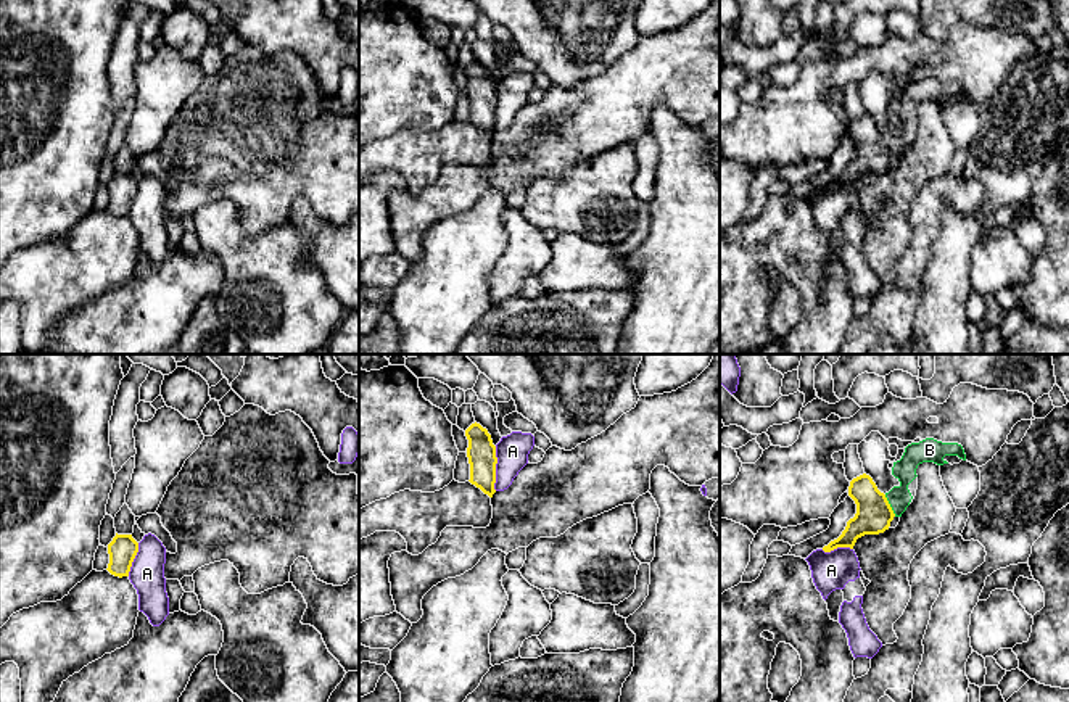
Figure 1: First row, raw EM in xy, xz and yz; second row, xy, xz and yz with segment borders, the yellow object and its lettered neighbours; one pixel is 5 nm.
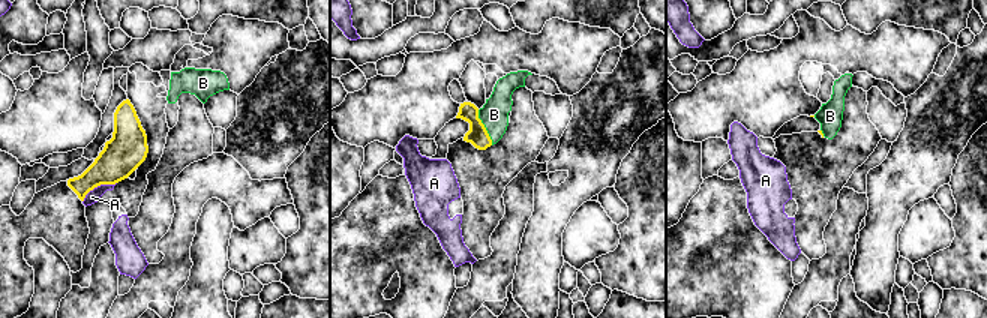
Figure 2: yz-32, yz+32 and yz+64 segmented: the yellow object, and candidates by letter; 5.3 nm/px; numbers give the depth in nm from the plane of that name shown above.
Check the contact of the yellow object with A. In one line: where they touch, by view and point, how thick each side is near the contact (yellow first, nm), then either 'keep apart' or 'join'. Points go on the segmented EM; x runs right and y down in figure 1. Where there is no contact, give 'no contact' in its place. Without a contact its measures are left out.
meets yellow in xz at (495, 469); 140 nm thick on the yellow side, 160 nm on the other; keep apart

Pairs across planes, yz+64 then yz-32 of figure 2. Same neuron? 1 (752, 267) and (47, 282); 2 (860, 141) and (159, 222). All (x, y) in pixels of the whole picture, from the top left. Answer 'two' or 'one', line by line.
1: two
2: one

